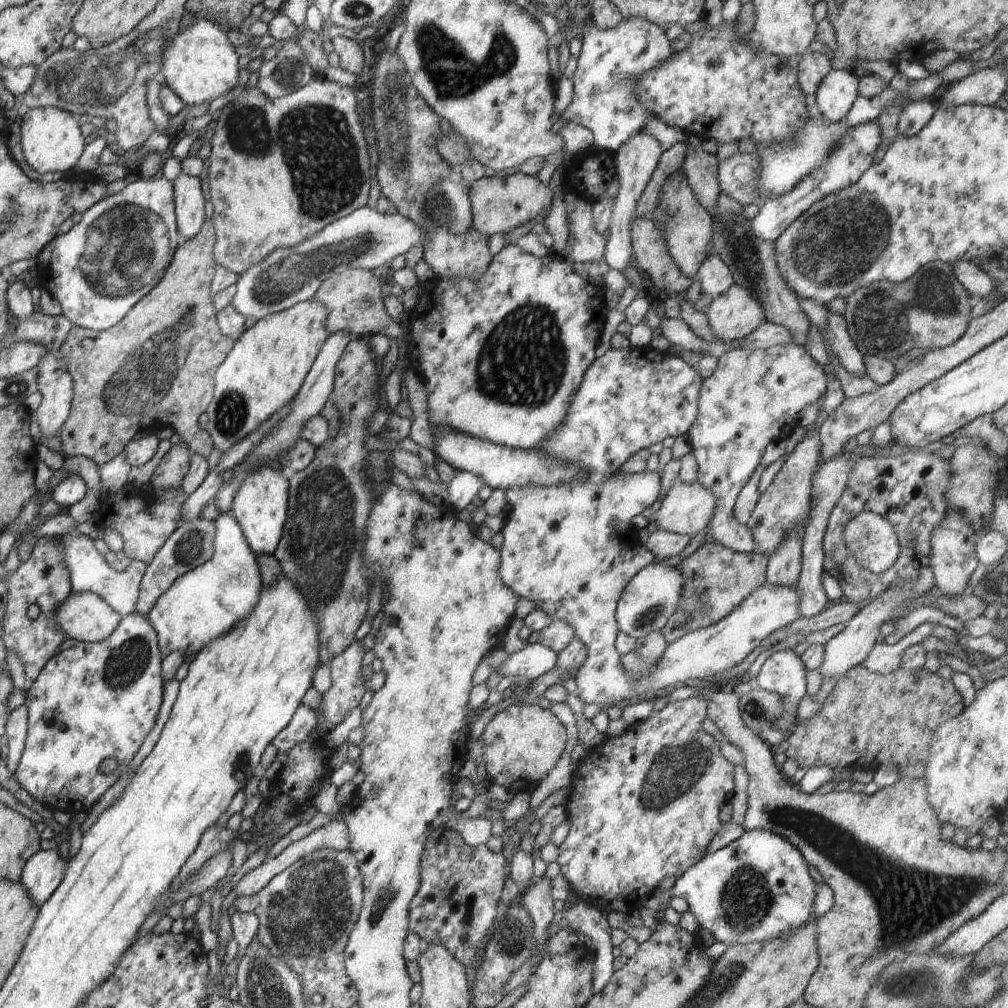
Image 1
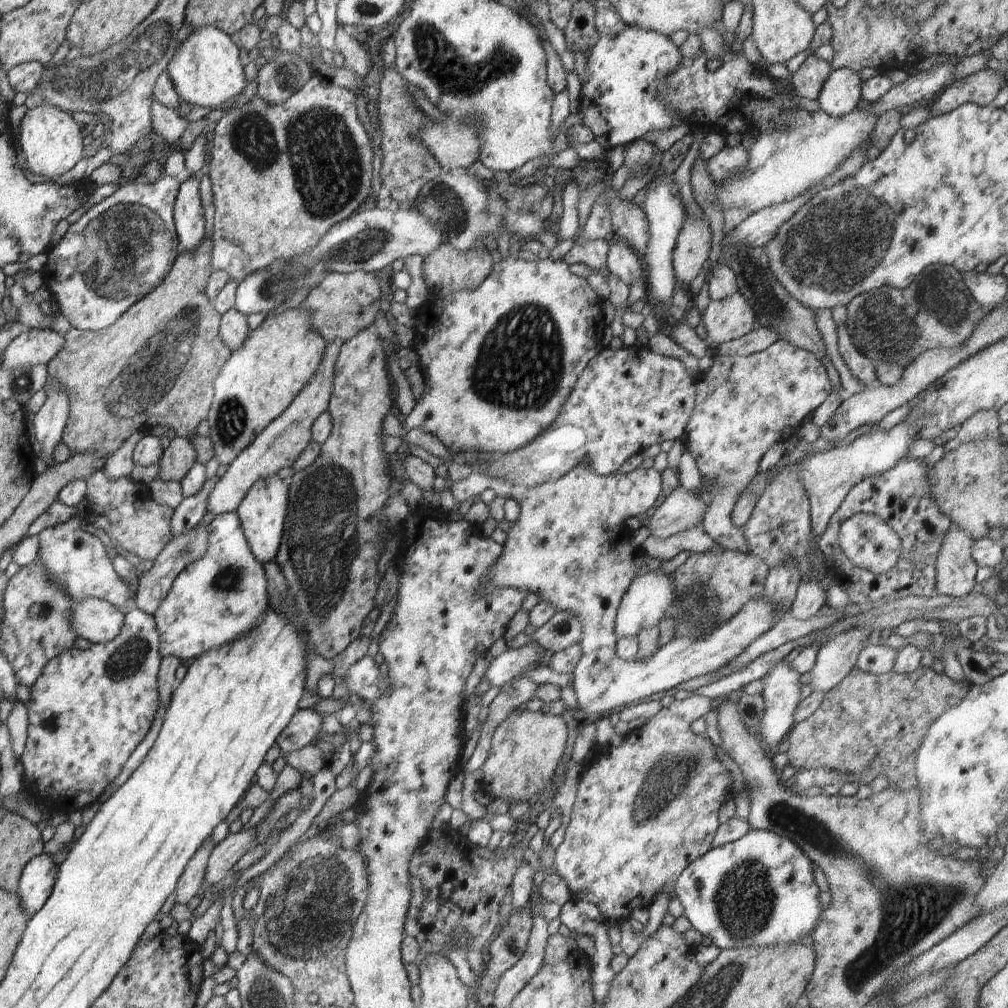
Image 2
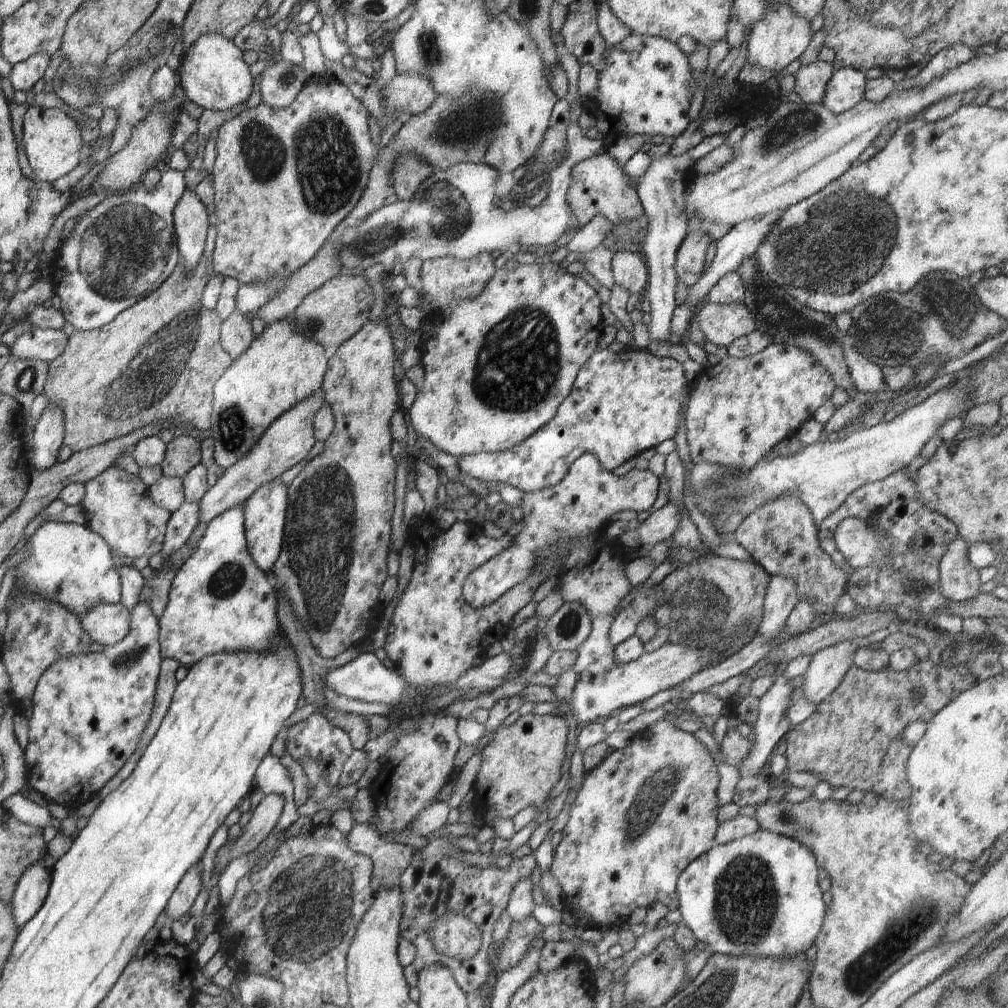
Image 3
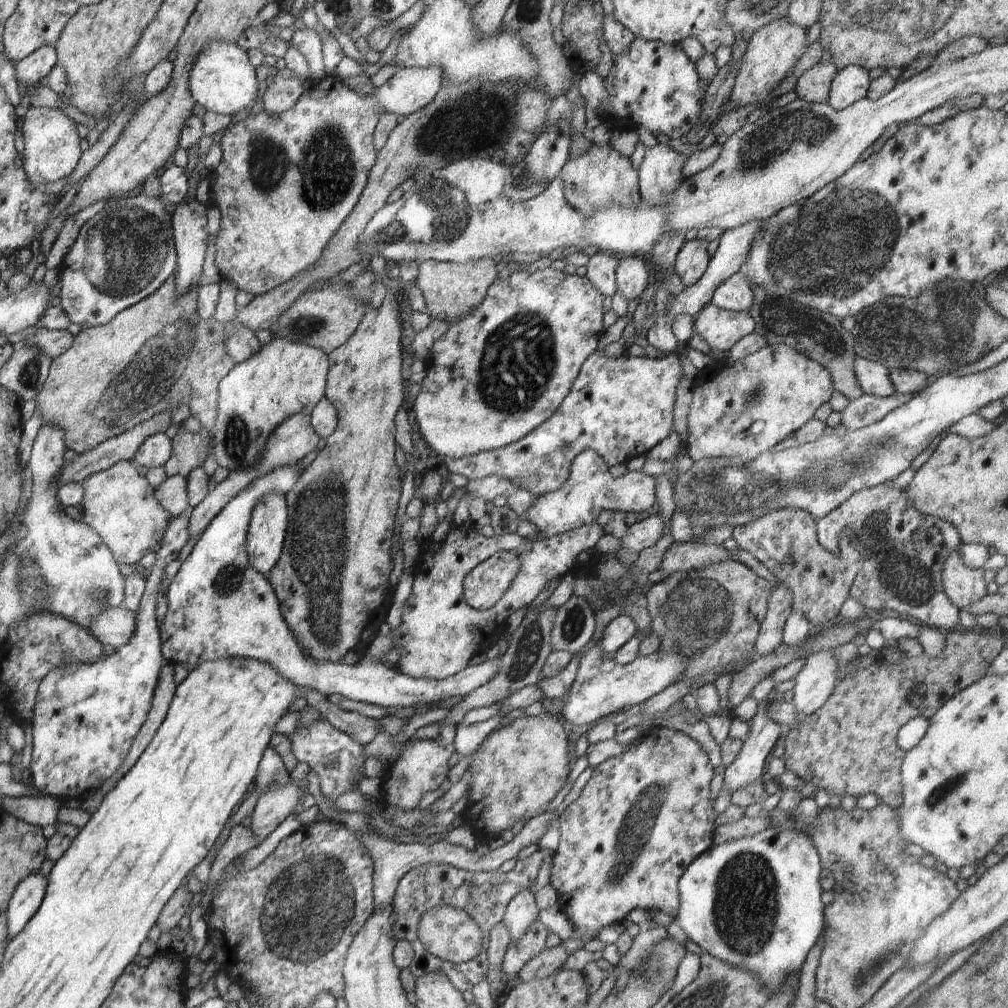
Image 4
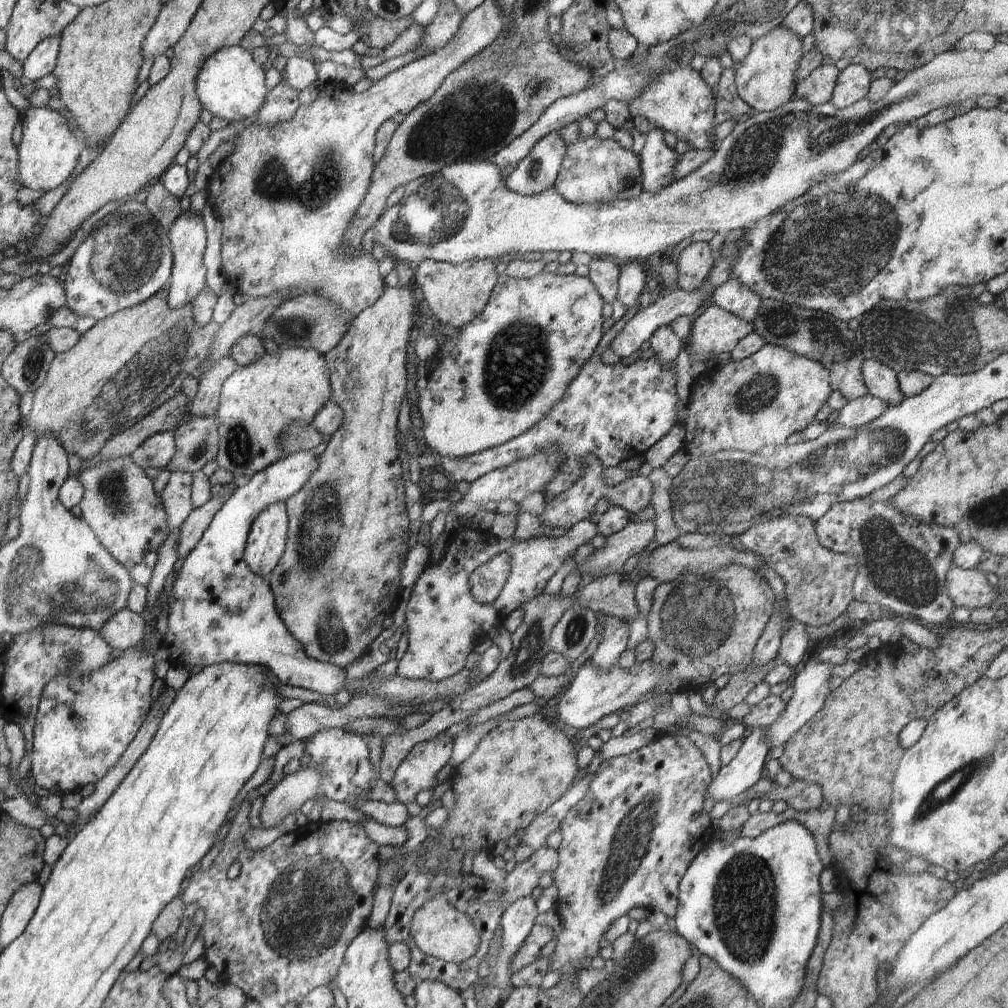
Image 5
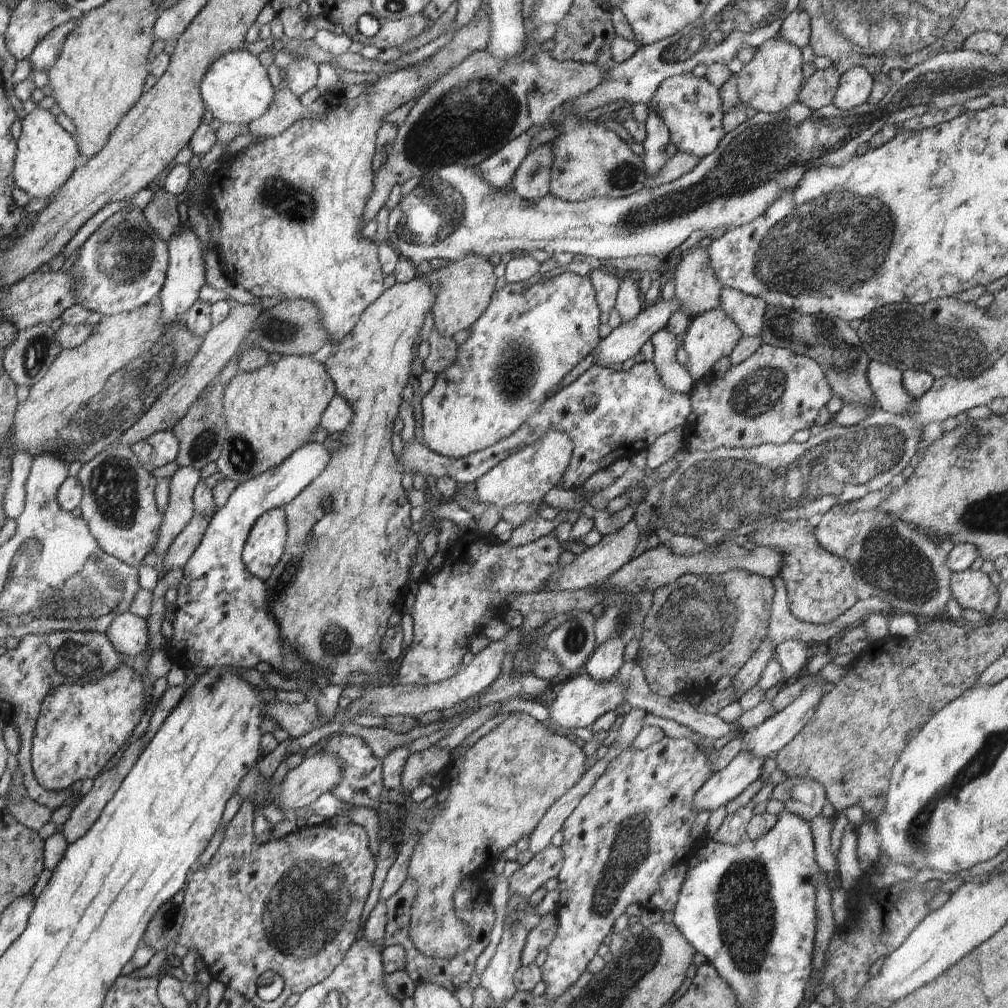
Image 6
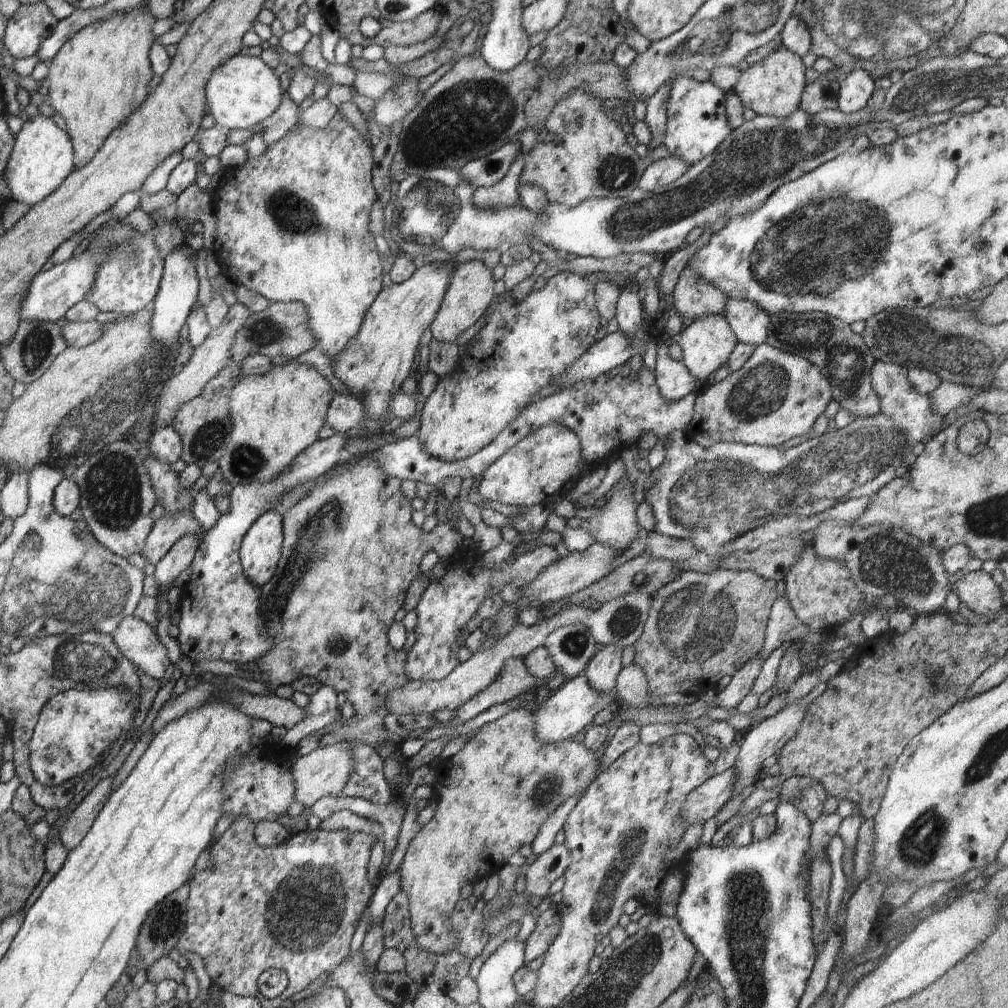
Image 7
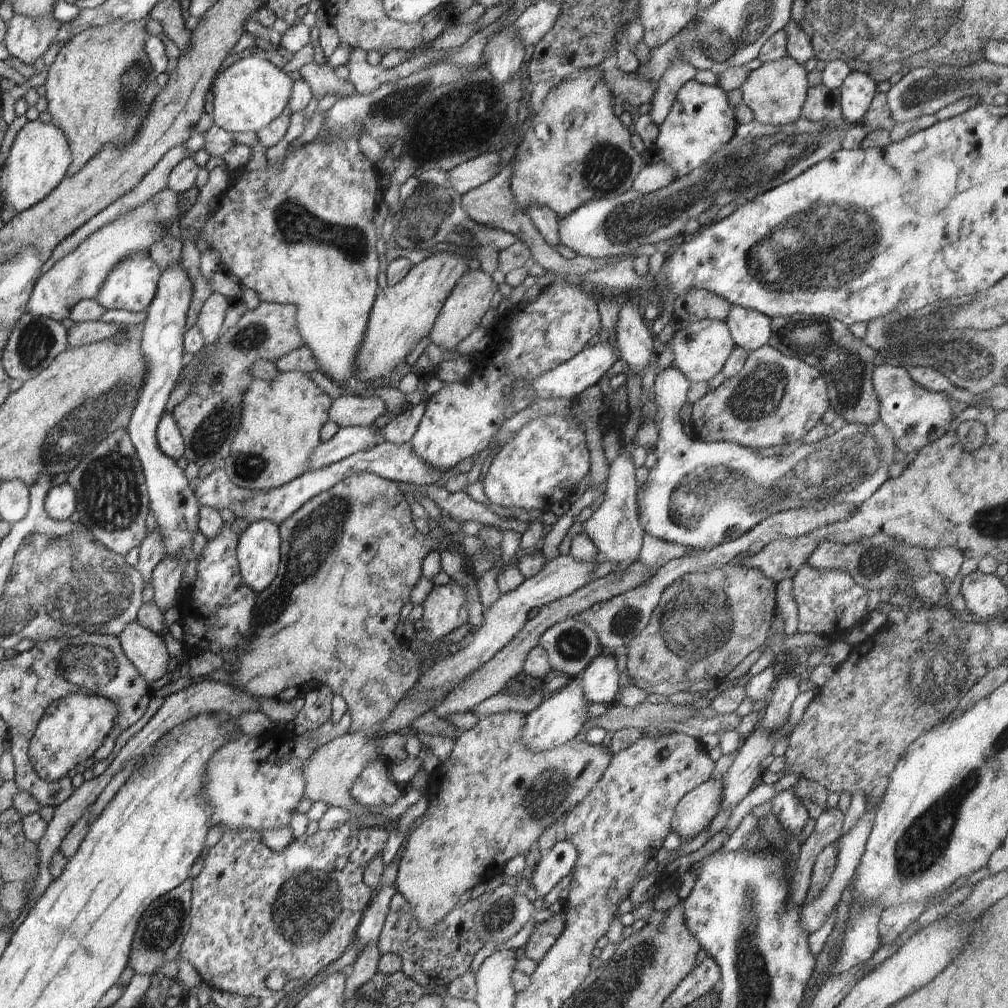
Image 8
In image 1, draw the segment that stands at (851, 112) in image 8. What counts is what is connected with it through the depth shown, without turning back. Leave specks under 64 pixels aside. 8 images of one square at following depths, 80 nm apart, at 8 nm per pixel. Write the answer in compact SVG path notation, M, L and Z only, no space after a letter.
M832 69L816 92L816 106L830 122L839 122L859 96L859 78L848 70Z

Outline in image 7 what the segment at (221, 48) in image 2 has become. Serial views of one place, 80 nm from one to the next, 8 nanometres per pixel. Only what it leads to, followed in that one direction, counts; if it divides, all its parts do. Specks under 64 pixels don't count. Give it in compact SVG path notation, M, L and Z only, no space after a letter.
M240 53L230 57L220 66L217 66L217 68L210 73L205 88L205 97L208 106L207 112L212 114L218 126L226 131L242 130L242 128L246 130L246 128L256 126L259 122L264 121L266 117L272 116L273 112L280 106L280 101L284 95L286 95L286 92L284 94L282 93L280 79L276 78L274 70L260 57Z

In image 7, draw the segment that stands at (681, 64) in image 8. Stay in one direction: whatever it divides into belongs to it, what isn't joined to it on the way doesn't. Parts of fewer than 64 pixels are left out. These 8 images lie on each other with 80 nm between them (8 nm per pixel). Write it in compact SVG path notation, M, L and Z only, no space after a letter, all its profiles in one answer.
M669 82L659 88L651 99L646 101L647 113L644 121L647 122L648 128L652 133L651 143L647 146L647 152L652 152L654 148L660 148L663 136L667 129L667 108L666 101L669 93Z

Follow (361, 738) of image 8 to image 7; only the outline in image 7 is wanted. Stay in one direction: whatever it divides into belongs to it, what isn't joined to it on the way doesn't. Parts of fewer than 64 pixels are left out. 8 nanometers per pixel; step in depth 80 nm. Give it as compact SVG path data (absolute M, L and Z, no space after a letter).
M345 742L327 745L313 750L308 755L298 756L291 768L294 779L294 801L300 802L302 806L311 807L322 797L342 796L341 792L353 774L353 768L353 753Z

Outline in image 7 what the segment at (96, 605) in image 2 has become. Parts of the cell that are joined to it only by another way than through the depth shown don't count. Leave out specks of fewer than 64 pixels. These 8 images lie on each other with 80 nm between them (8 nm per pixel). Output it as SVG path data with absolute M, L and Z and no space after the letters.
M134 615L122 619L111 634L114 644L129 660L158 680L168 677L172 666L166 647L151 626Z

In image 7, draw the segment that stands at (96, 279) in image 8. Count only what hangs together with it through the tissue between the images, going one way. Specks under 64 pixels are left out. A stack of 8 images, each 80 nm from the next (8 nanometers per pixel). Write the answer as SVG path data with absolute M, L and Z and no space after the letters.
M87 248L77 258L68 259L49 270L40 271L31 280L26 296L20 302L19 320L55 323L64 318L66 312L84 300L85 294L92 288L98 265L99 261L95 258L93 249Z

